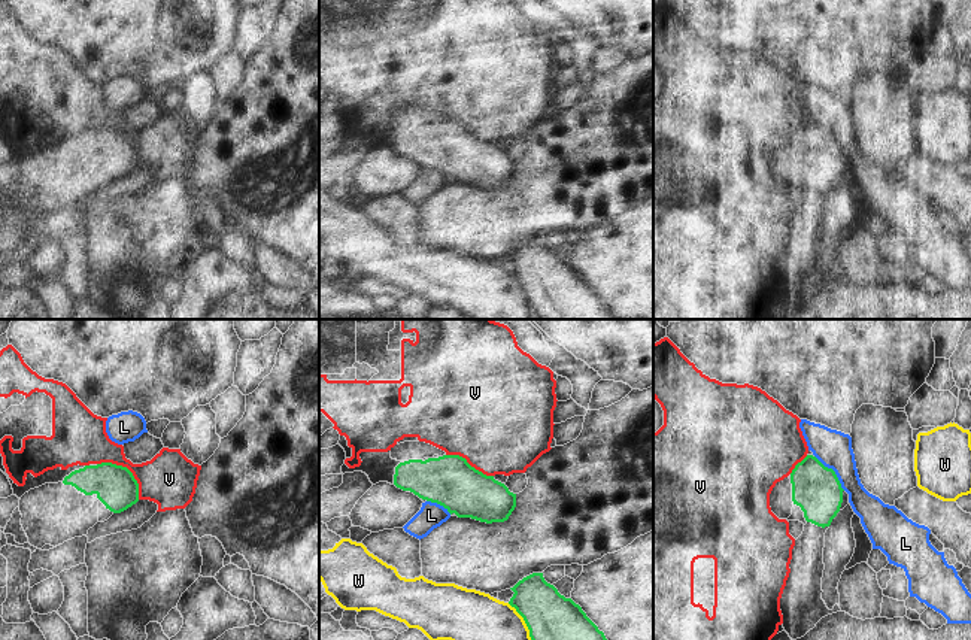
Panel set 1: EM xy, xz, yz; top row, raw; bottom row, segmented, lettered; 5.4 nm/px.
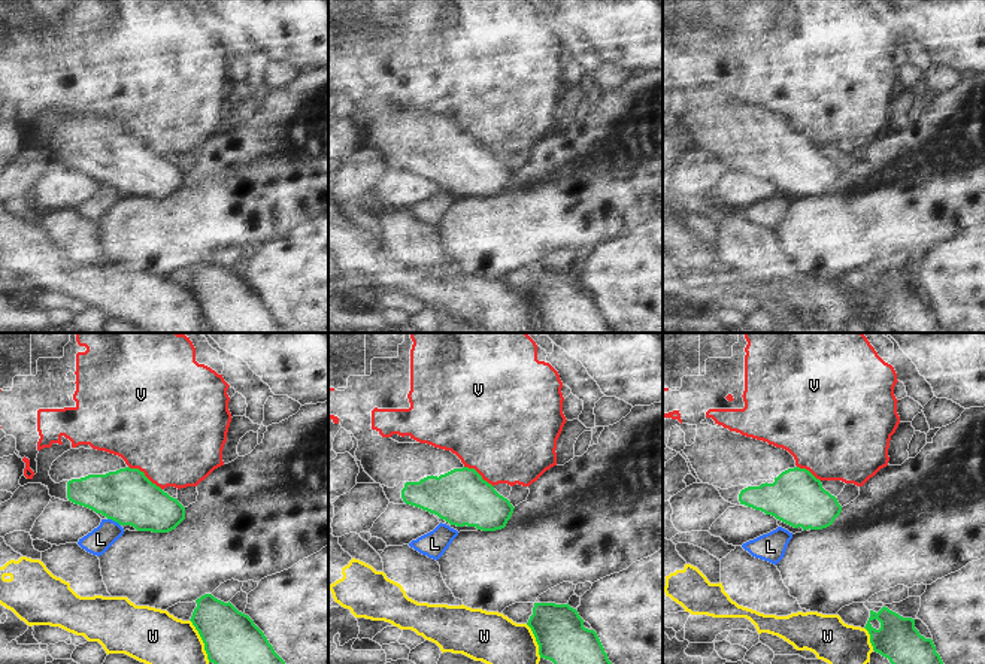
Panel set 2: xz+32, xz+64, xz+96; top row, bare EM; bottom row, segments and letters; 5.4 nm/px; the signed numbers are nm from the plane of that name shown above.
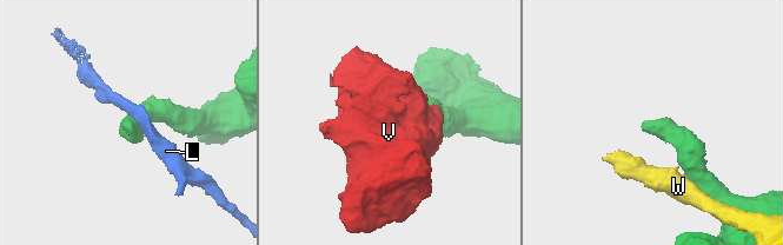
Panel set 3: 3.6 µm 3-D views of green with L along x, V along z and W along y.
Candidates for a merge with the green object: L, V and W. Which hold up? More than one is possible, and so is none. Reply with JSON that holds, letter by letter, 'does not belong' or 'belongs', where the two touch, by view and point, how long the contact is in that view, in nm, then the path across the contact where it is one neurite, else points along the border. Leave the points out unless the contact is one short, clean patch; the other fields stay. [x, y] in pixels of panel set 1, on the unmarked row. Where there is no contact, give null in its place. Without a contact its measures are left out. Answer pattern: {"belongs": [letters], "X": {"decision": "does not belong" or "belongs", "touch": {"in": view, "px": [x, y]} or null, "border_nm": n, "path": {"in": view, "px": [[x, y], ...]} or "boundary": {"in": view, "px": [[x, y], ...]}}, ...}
{"belongs": [], "L": {"decision": "does not belong", "touch": {"in": "yz", "px": [834, 137]}, "border_nm": 260, "boundary": {"in": "yz", "px": [[815, 121], [834, 137], [844, 155]]}}, "V": {"decision": "does not belong", "touch": {"in": "xy", "px": [127, 135]}, "border_nm": 300, "boundary": {"in": "xy", "px": [[97, 129], [124, 132], [137, 149], [139, 164]]}}, "W": {"decision": "does not belong", "touch": {"in": "xz", "px": [527, 291]}, "border_nm": 320}}

